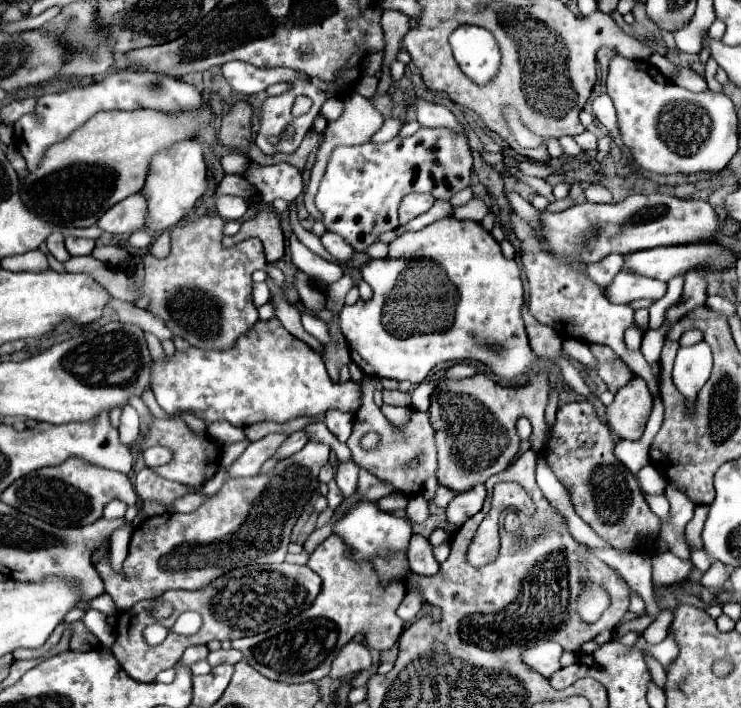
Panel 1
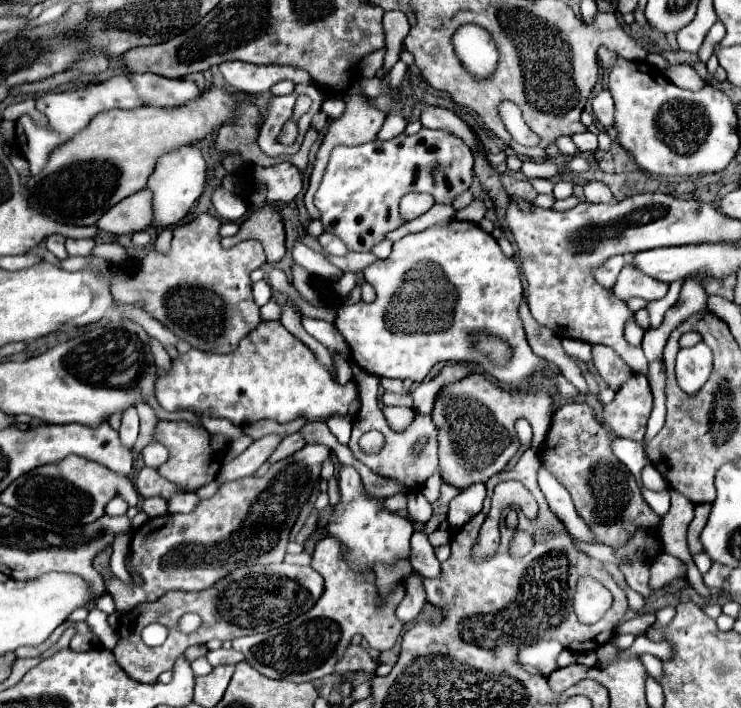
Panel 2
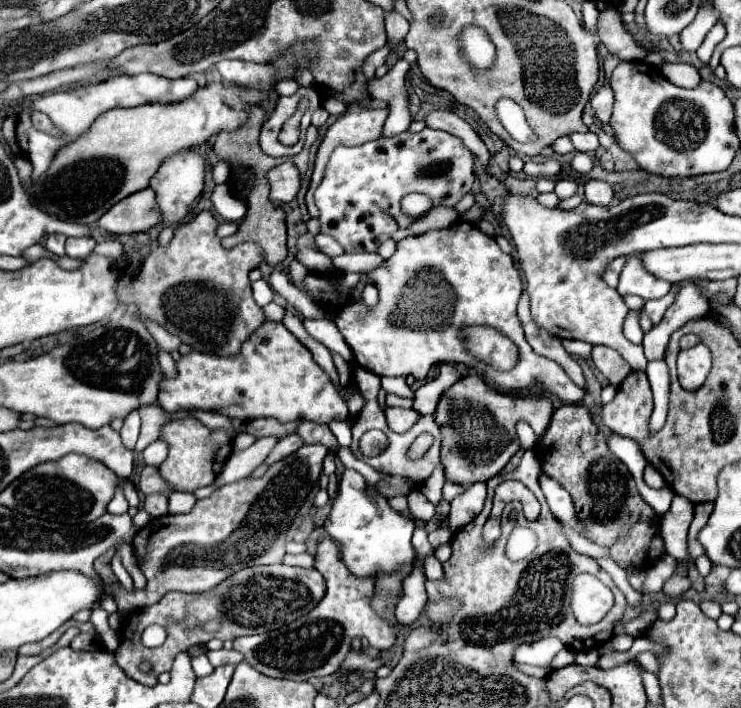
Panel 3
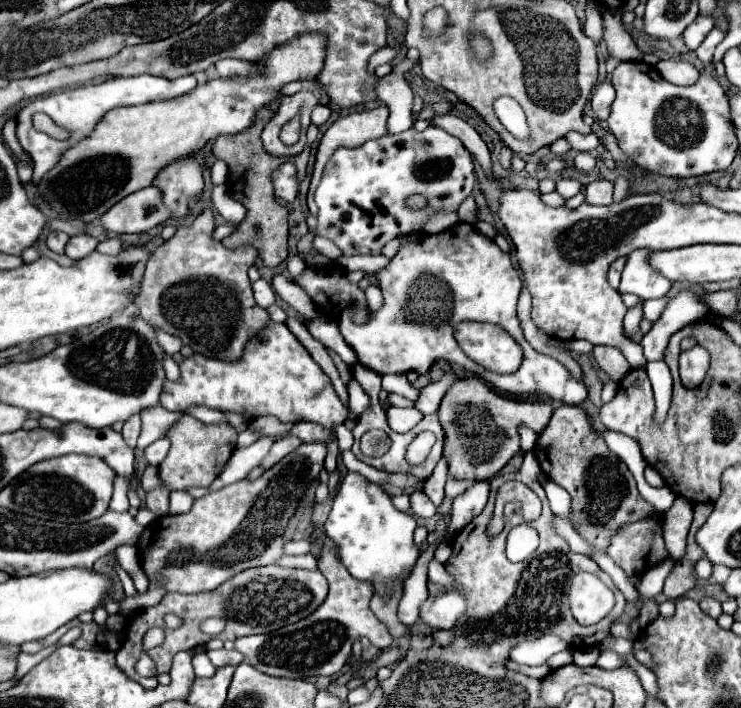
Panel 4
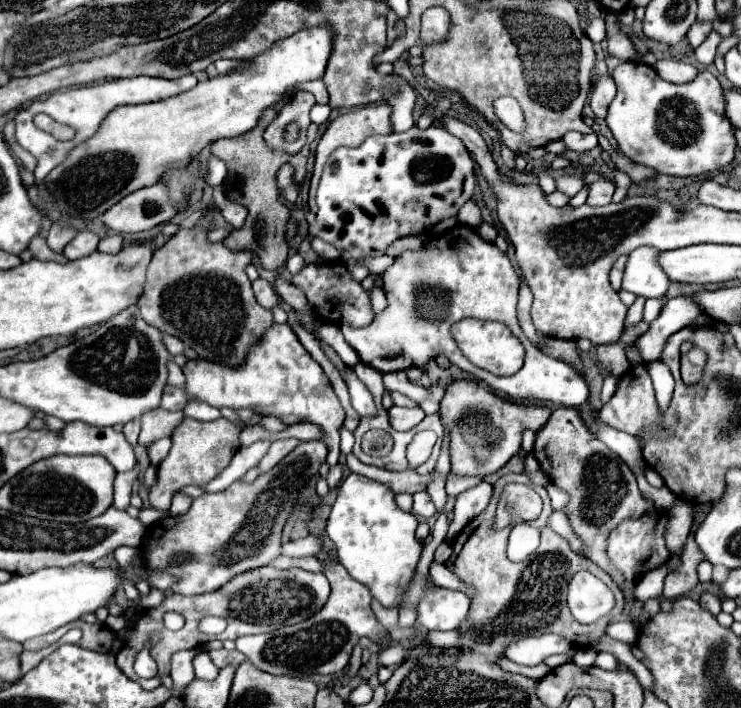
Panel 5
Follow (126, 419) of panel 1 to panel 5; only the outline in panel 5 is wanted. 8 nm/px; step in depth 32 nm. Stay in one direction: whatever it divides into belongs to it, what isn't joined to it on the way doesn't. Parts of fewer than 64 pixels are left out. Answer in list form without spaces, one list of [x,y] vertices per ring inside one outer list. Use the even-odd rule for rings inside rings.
[[[130,420],[130,422],[126,422],[122,432],[124,432],[124,436],[126,436],[126,440],[128,440],[130,444],[136,444],[138,434],[140,434],[140,420]]]

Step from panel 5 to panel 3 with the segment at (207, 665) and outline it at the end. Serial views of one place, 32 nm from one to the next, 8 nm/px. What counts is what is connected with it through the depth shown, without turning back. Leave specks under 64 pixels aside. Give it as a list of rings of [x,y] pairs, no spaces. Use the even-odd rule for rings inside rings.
[[[202,654],[202,656],[196,656],[194,660],[192,660],[192,668],[194,668],[194,672],[196,672],[196,676],[208,676],[208,674],[212,674],[212,670],[214,670],[214,666],[208,662],[208,658]]]

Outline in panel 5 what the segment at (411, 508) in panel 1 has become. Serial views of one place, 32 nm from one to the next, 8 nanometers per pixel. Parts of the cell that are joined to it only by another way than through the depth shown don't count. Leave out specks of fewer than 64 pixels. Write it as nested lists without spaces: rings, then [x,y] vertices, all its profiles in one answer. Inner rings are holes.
[[[416,492],[414,494],[414,506],[412,506],[412,512],[422,518],[422,520],[428,520],[436,514],[436,506],[434,502],[430,500],[430,496],[426,492]]]

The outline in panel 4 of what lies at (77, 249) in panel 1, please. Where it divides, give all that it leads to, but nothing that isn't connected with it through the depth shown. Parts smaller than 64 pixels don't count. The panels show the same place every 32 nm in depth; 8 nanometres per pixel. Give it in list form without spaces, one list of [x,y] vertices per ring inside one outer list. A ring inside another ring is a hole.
[[[82,234],[82,236],[72,236],[66,244],[66,256],[70,256],[72,260],[82,260],[86,258],[90,252],[94,252],[96,248],[96,238],[92,238],[90,234]]]

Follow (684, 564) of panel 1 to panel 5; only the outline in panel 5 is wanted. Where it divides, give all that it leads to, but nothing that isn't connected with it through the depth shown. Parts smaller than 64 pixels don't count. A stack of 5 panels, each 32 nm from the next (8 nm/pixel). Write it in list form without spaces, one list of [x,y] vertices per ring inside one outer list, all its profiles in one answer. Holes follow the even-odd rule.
[[[668,562],[650,570],[646,576],[640,578],[640,582],[636,584],[636,602],[634,602],[634,608],[632,608],[632,620],[640,620],[642,618],[642,604],[644,600],[648,598],[656,598],[662,594],[662,584],[664,584],[664,578],[668,574]]]

